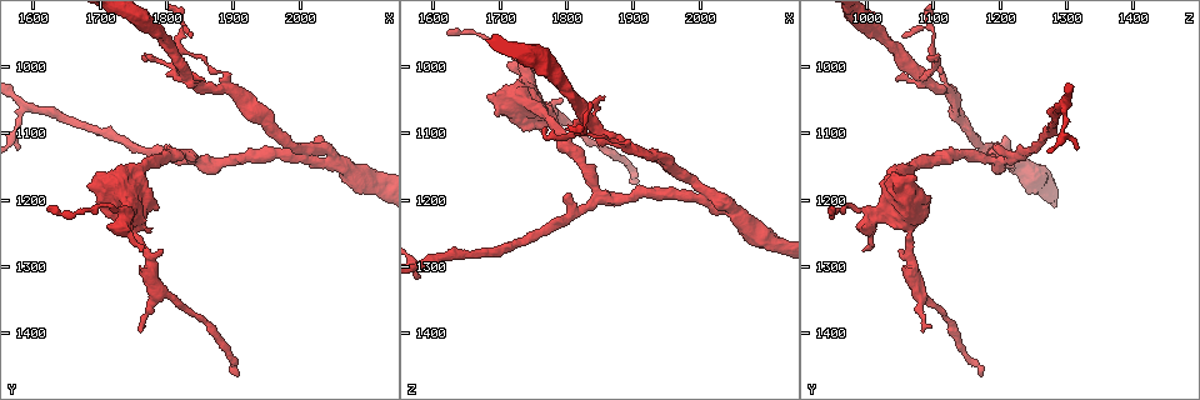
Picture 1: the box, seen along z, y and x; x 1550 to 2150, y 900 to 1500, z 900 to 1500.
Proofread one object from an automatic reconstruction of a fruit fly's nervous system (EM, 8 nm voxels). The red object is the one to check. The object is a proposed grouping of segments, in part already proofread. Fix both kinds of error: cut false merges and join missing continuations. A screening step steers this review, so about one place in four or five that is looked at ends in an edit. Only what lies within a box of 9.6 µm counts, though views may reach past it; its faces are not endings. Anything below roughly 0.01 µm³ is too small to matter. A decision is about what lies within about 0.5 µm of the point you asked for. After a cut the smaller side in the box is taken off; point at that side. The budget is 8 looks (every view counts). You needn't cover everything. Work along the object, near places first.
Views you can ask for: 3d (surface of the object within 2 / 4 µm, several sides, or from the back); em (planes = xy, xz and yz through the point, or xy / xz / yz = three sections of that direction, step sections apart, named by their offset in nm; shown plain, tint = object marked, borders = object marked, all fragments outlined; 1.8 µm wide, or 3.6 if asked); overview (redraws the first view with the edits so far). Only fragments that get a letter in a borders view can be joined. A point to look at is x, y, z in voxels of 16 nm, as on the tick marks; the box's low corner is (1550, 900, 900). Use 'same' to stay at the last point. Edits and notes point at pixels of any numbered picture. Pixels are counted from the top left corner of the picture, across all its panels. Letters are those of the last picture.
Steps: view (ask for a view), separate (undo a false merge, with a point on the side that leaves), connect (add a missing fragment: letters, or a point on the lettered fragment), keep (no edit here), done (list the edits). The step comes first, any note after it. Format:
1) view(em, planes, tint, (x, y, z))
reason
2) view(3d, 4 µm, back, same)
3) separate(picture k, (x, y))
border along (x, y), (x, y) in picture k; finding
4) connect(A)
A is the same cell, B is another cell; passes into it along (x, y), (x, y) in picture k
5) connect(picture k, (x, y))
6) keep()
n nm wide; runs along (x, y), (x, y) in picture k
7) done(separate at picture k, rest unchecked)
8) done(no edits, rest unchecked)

view(3d, 2 µm, (1825, 1015, 1075))
abrupt turn

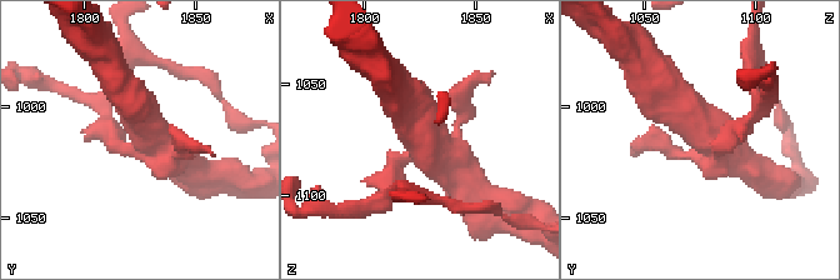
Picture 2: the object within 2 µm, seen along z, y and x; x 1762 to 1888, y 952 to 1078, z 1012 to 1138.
view(em, planes, borders, (1828, 1013, 1079))

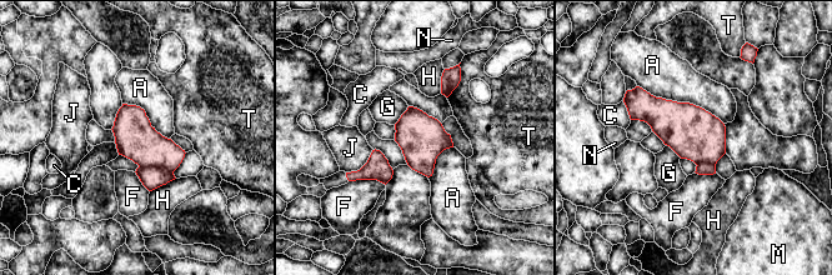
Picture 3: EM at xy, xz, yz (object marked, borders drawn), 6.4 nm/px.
keep()
A, C, F, G, H, J, M, N and T are other cells; border along (637, 85), (698, 105), (723, 124) in picture 3; one neuron here

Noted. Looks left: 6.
view(em, planes, tint, (1990, 1130, 1195))

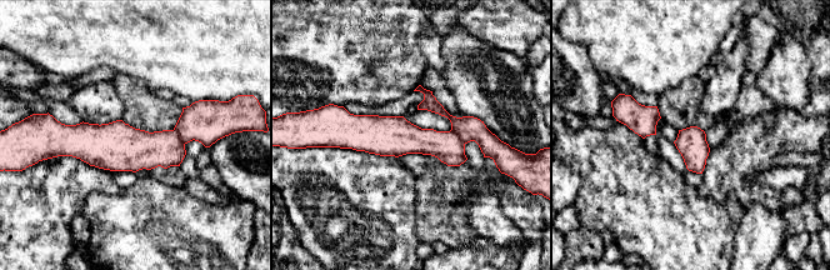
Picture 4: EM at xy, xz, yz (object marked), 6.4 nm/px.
view(em, planes, borders, same)

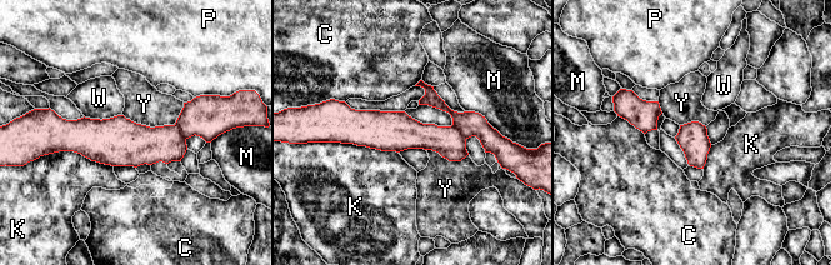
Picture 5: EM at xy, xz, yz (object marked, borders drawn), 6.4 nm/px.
keep()
190 nm wide; C, K, M, P, W and Y are other cells; border along (184, 103), (173, 124), (123, 114) in picture 5; all the same neuron

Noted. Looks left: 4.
view(em, planes, tint, (1765, 1270, 1060))
calibre changes

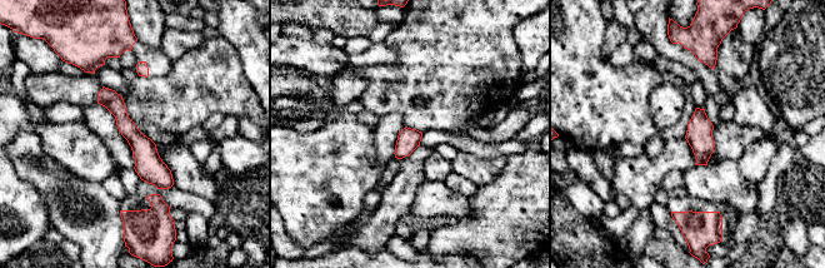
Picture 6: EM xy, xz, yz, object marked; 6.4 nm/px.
view(em, planes, borders, same)
see the neighbours

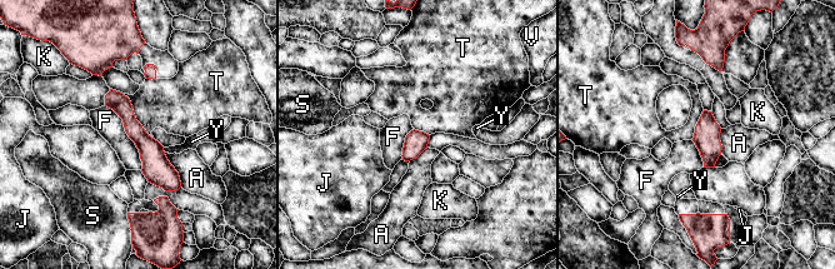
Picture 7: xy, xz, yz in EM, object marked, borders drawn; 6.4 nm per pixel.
keep()
F touches over 480 nm; A, F, J, K, S, T, V and Y are other cells; border along (123, 94), (135, 119), (153, 138) in picture 7; one neuron here

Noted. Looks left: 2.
done(no edits, rest unchecked)

